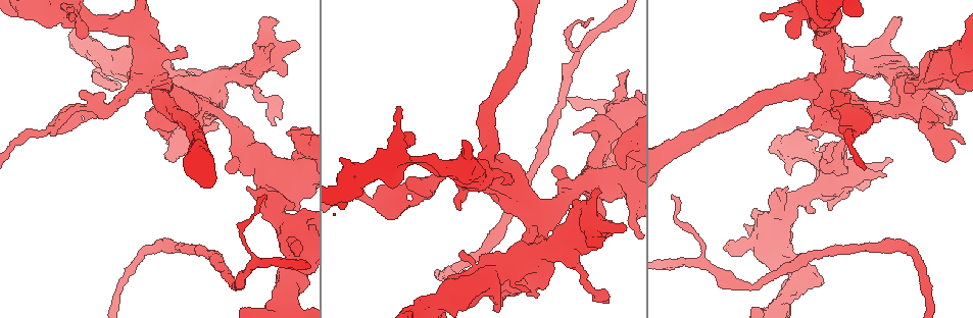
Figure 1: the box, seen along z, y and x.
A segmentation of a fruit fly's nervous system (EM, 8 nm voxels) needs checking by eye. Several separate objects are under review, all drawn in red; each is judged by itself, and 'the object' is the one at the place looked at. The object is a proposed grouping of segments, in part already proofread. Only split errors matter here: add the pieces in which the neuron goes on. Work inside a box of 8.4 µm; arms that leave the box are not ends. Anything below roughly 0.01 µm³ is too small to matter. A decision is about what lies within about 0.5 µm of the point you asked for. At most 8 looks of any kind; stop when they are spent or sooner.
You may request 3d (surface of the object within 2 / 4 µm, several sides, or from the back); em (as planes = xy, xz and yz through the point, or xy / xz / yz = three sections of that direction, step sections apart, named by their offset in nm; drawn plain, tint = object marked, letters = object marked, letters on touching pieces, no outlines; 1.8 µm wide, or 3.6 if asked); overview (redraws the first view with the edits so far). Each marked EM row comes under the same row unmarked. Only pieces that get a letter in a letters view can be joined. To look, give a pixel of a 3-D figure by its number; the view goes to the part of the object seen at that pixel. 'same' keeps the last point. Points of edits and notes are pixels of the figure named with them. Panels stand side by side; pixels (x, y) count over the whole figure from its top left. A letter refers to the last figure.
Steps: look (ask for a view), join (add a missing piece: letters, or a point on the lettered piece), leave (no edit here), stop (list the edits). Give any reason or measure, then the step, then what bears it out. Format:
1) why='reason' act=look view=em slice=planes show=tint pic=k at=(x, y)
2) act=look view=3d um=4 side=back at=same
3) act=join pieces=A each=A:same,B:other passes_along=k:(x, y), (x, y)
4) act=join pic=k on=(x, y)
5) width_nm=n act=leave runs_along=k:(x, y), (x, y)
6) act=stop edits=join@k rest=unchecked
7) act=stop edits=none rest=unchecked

why='an open end' act=look view=3d um=2 pic=1 at=(835, 146)

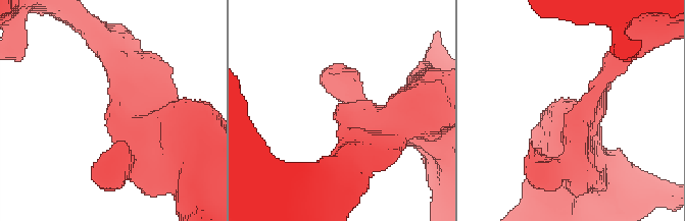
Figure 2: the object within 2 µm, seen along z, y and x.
why='now the EM' act=look view=em slice=xz step=8 show=tint pic=2 at=(110, 115)

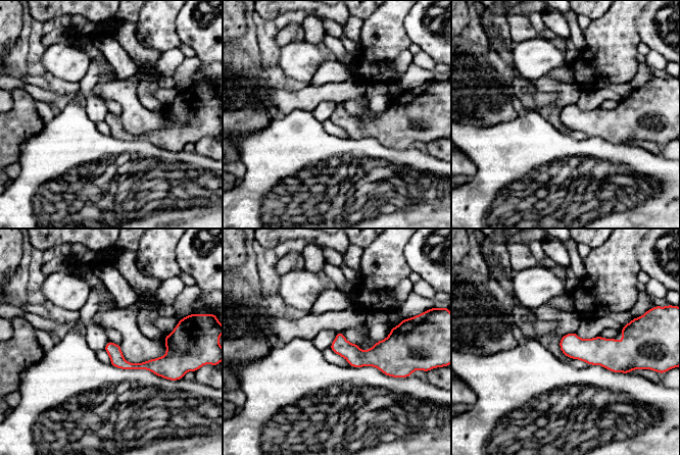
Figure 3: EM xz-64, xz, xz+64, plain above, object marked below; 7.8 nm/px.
act=look view=em slice=planes show=letters at=same

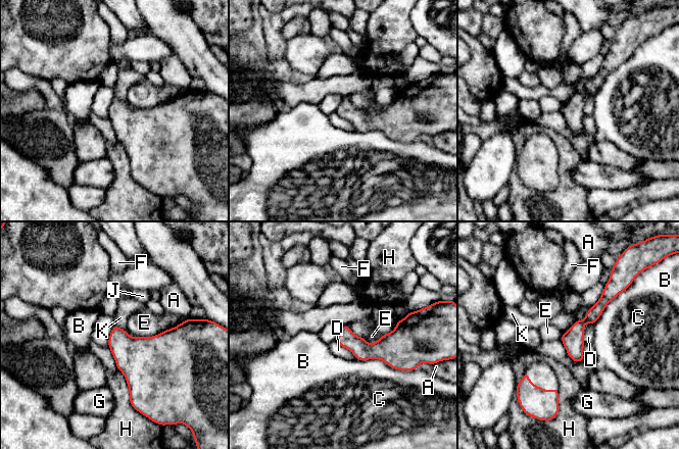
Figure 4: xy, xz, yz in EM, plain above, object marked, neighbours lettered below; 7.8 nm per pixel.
act=leave each=A:other,B:other,C:other,D:other,E:other,F:other,G:other,H:other,J:other,K:other runs_along=4:(611, 289), (577, 329), (577, 359) found='no lettered piece goes on from it'

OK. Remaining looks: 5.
act=look view=em um=3.6 slice=xy step=8 show=letters pic=1 at=(812, 116)

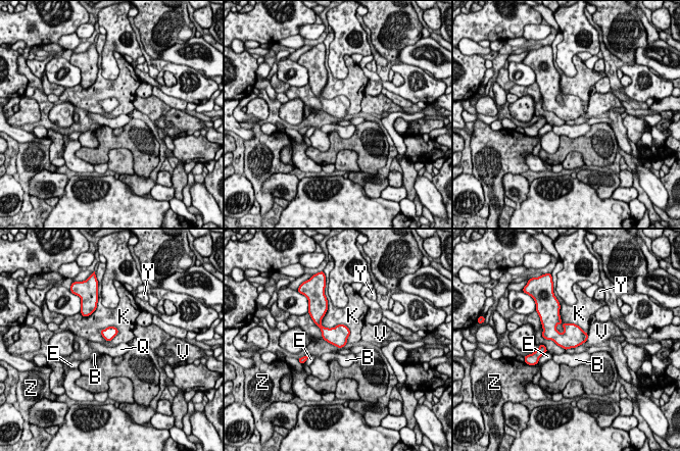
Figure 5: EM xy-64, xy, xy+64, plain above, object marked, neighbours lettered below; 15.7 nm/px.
act=look view=em um=3.6 slice=xz step=16 show=letters at=same

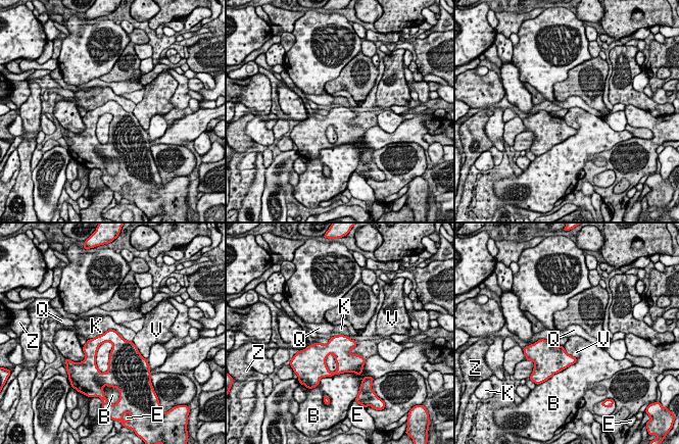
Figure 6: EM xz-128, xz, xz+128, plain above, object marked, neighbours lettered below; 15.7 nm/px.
longest_contact=K:700nm act=leave each=B:other,E:other,K:other,Q:other,V:other,Z:other found='none of them fits'

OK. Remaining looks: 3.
why='abrupt turn' act=look view=em um=3.6 slice=planes show=letters pic=1 at=(774, 250)

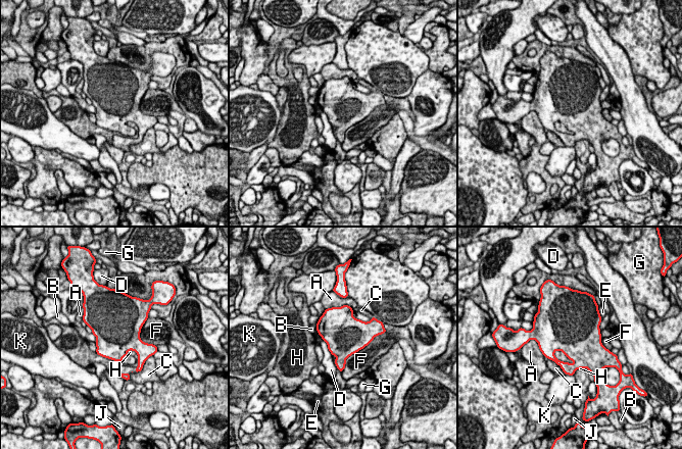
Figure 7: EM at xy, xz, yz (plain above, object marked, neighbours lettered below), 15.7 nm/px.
act=leave each=A:other,B:other,C:other,D:other,E:other,F:other,G:other,H:other,J:other,K:other border=7:(553, 352), (562, 351), (574, 362) found='no lettered piece goes on from it'

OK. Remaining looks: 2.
act=stop edits=none rest=unchecked

